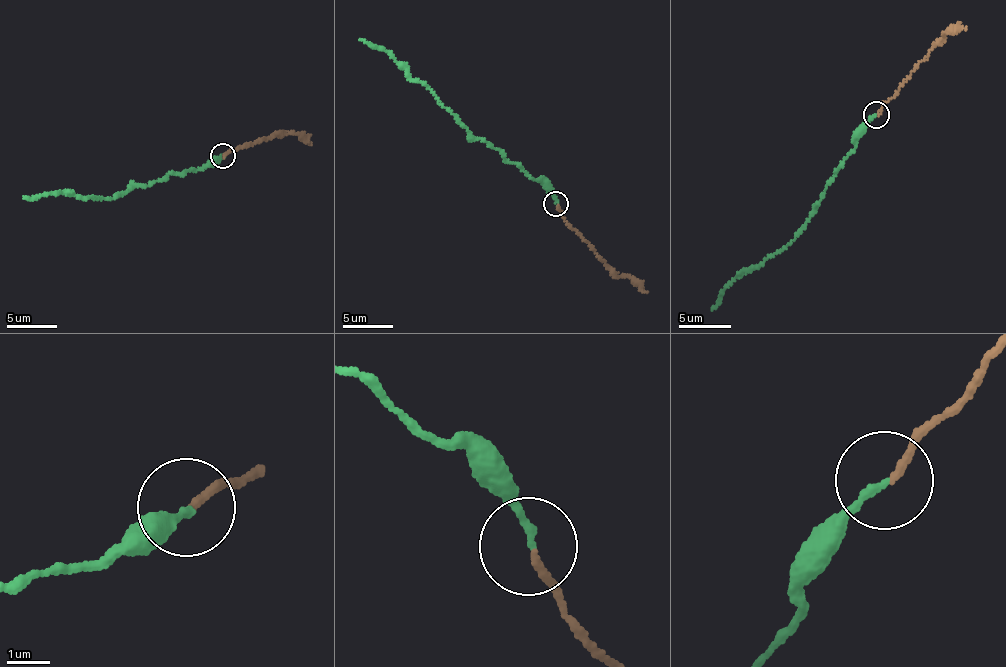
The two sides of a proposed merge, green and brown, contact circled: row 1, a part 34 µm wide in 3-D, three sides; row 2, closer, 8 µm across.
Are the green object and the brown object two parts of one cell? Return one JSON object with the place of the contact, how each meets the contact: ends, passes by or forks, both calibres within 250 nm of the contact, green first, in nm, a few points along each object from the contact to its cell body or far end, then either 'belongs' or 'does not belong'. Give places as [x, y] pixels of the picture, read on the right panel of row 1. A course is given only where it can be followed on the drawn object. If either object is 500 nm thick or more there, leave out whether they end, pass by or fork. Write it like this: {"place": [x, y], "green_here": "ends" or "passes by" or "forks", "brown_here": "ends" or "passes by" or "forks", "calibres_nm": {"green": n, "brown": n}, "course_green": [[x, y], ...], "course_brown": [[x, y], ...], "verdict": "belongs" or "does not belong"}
{"place": [876, 115], "green_here": "ends", "brown_here": "ends", "calibres_nm": {"green": 170, "brown": 160}, "course_green": [[875, 114], [795, 239], [741, 274], [725, 289], [712, 310]], "course_brown": [[878, 113], [946, 32], [966, 29]], "verdict": "belongs"}

